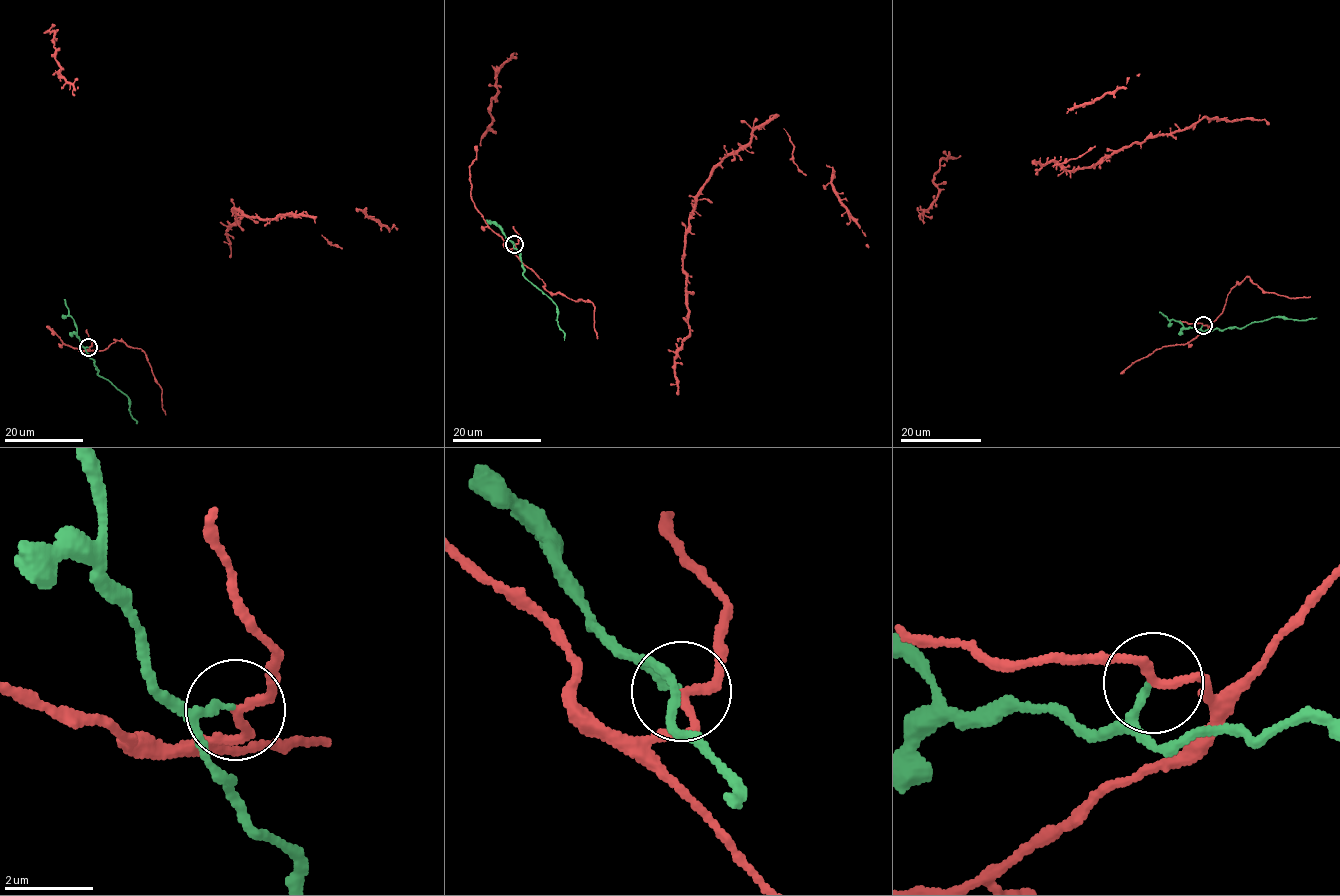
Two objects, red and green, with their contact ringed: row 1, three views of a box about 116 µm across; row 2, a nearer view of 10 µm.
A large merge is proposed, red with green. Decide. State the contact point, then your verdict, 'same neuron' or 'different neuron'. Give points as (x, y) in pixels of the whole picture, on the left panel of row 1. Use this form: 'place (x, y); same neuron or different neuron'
place (88, 347); different neuron

